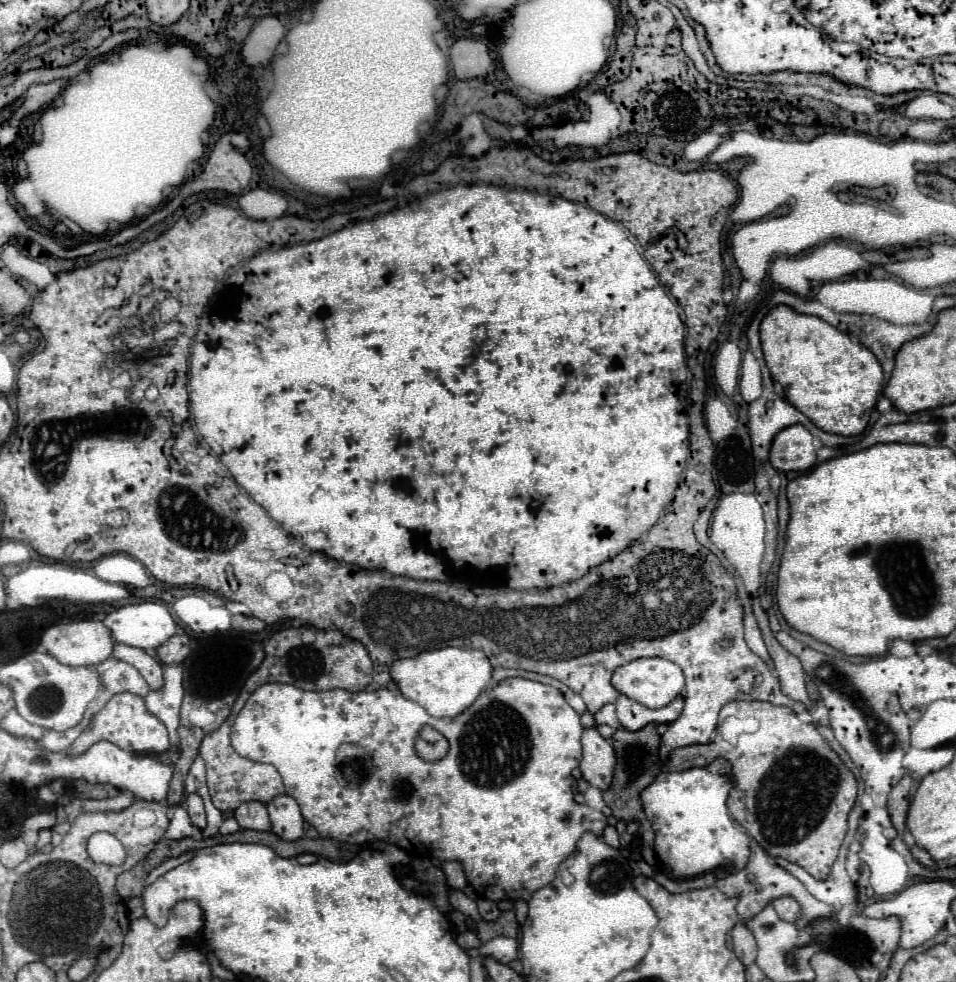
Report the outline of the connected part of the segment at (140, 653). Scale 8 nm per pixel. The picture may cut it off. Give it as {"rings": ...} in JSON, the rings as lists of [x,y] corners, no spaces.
{"rings":[[[117,644],[117,648],[113,650],[113,656],[117,660],[125,660],[129,664],[133,664],[141,676],[145,678],[145,682],[149,684],[151,690],[161,690],[163,688],[163,670],[161,664],[155,662],[155,658],[139,648],[133,646],[125,646],[125,644]]]}

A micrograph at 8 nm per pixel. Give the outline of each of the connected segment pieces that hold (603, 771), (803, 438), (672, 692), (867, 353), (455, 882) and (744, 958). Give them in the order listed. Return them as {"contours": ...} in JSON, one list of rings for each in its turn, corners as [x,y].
{"contours":[[[[593,726],[583,730],[581,744],[583,744],[583,758],[579,770],[583,778],[589,784],[609,784],[615,766],[615,752],[611,742],[601,738],[599,730]]],[[[801,424],[783,428],[771,444],[769,460],[771,460],[773,468],[781,470],[781,472],[813,468],[815,448],[813,448],[811,440],[813,440],[811,432]]],[[[637,658],[633,662],[627,662],[623,666],[619,666],[613,672],[611,684],[617,692],[621,692],[623,696],[647,706],[647,708],[661,708],[665,704],[669,704],[673,698],[677,698],[685,686],[685,678],[683,672],[677,664],[673,664],[671,660],[665,658]]],[[[777,304],[763,318],[761,344],[763,344],[765,362],[767,362],[767,368],[771,370],[773,380],[777,380],[783,386],[787,400],[805,416],[809,416],[809,420],[813,420],[817,428],[831,434],[841,434],[841,436],[857,436],[865,430],[871,410],[875,408],[883,388],[881,364],[867,346],[853,340],[849,334],[839,332],[837,328],[833,328],[831,324],[823,322],[817,316],[797,314],[787,304]]],[[[443,862],[443,870],[447,874],[447,882],[451,888],[459,888],[461,891],[466,888],[467,878],[465,878],[463,866],[459,862]]],[[[737,922],[733,932],[731,932],[731,938],[733,938],[733,952],[737,954],[737,958],[745,966],[753,964],[755,958],[757,958],[757,944],[753,940],[751,930],[743,922]]]]}

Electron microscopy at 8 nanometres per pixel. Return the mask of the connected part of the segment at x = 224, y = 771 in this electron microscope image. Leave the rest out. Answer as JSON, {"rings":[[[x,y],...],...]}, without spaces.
{"rings":[[[237,702],[231,710],[231,716],[215,732],[205,736],[205,740],[201,742],[201,750],[199,750],[201,758],[205,760],[205,768],[207,768],[209,794],[213,798],[215,808],[219,808],[221,812],[235,810],[241,802],[249,802],[249,800],[259,800],[259,802],[267,804],[271,798],[275,798],[279,794],[285,794],[283,780],[271,764],[261,764],[261,762],[247,760],[233,750],[233,746],[229,742],[229,730],[231,730],[231,726],[235,722],[235,714],[239,714],[239,710],[241,710],[241,704]]]}

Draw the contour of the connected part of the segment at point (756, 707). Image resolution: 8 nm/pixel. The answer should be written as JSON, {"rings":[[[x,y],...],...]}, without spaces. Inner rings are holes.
{"rings":[[[729,702],[727,706],[723,706],[721,710],[721,722],[723,725],[718,728],[718,735],[715,742],[711,742],[711,746],[703,746],[703,748],[685,748],[685,750],[673,750],[671,752],[671,758],[669,758],[669,772],[681,772],[681,770],[689,770],[689,768],[707,768],[709,764],[713,764],[713,760],[717,758],[725,758],[731,768],[733,768],[733,788],[729,792],[729,798],[727,798],[727,808],[729,812],[733,814],[733,818],[743,824],[743,828],[757,840],[757,844],[773,858],[785,858],[801,868],[805,868],[813,878],[817,880],[825,880],[827,874],[829,874],[829,868],[833,866],[837,854],[839,854],[839,848],[843,844],[843,838],[845,838],[845,832],[847,832],[847,816],[849,812],[853,810],[855,806],[855,800],[857,800],[857,780],[853,776],[853,772],[843,764],[843,760],[835,754],[835,750],[829,746],[829,742],[819,734],[819,730],[813,726],[813,724],[807,724],[807,722],[801,722],[797,718],[797,714],[789,708],[789,706],[775,706],[771,702]],[[789,756],[801,756],[801,758],[795,758],[795,762],[783,762],[785,758]]]}

